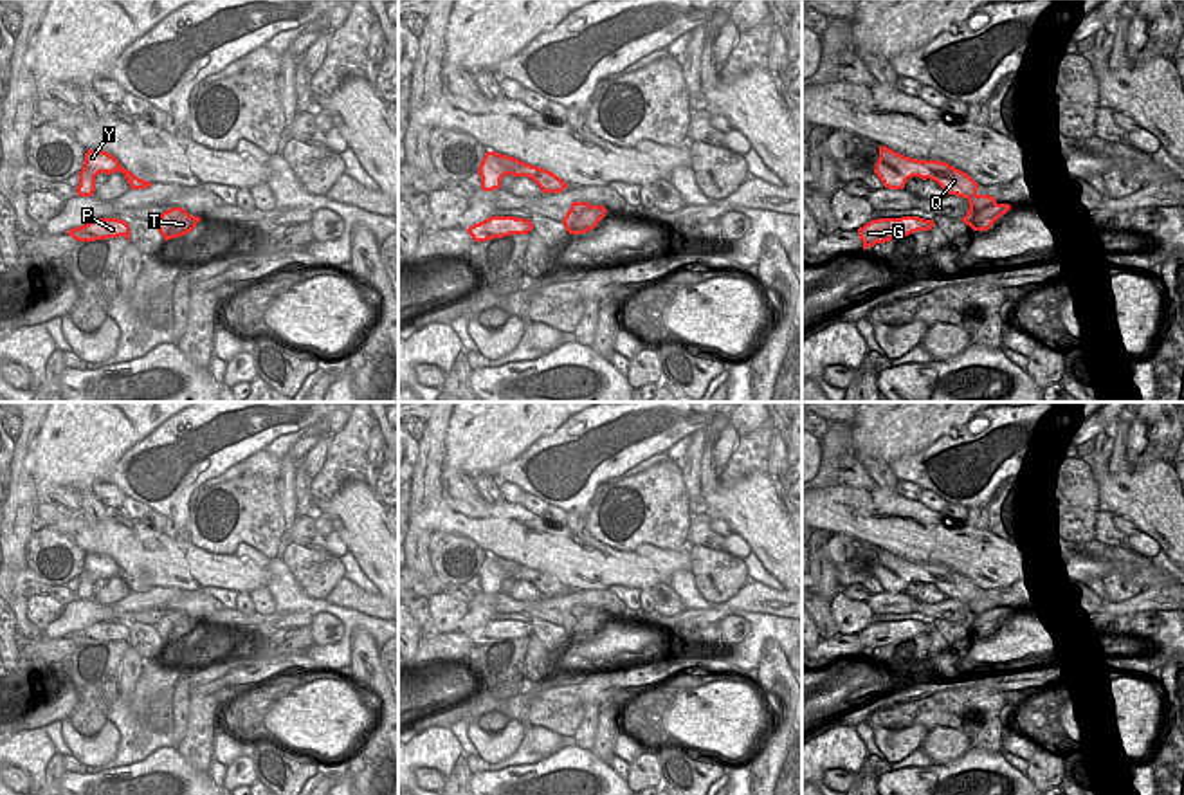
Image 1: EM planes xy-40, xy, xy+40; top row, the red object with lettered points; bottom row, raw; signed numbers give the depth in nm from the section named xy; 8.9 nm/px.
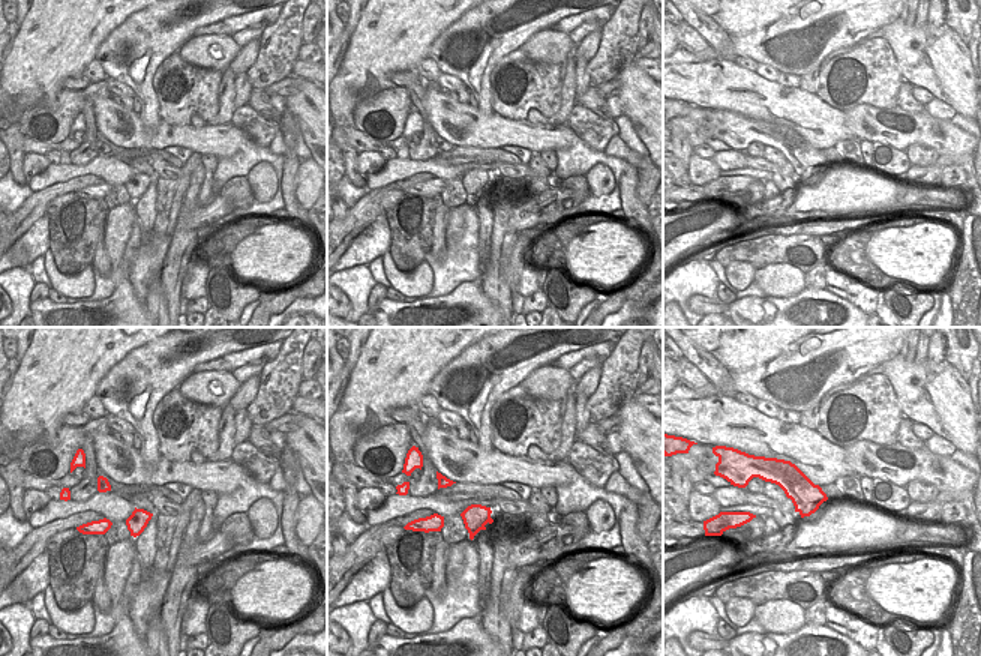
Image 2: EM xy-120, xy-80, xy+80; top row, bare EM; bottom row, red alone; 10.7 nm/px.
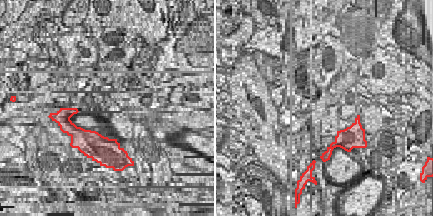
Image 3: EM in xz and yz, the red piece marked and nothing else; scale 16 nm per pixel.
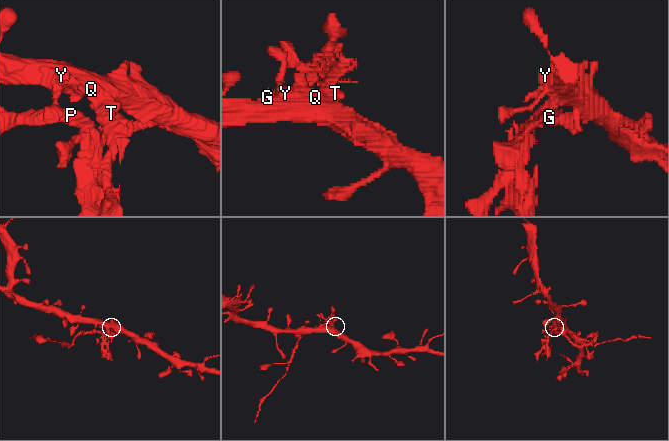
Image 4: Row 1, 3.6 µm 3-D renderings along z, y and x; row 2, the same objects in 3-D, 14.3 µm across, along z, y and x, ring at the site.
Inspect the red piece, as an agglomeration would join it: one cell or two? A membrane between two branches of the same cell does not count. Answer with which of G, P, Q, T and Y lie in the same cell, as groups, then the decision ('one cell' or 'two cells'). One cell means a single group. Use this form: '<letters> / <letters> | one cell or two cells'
G P T / Q Y | two cells

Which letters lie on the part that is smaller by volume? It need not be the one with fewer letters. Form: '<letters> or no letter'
G, P, T

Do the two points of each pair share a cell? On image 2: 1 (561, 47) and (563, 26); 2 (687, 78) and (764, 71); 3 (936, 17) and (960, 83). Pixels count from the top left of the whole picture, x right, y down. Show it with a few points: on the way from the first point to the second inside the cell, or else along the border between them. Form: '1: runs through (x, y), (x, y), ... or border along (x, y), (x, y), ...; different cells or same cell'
1: border along (555, 29), (567, 35); different cells
2: border along (755, 72), (777, 83); different cells
3: border along (944, 23), (938, 27), (929, 26); different cells

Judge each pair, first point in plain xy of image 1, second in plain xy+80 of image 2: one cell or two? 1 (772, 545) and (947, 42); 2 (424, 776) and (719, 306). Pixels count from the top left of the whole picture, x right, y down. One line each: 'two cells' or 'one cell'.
1: one cell
2: one cell

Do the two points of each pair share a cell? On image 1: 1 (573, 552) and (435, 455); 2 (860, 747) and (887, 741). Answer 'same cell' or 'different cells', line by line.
1: different cells
2: different cells

